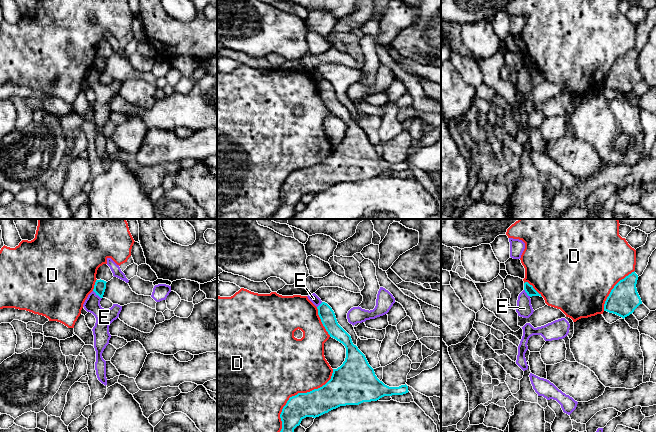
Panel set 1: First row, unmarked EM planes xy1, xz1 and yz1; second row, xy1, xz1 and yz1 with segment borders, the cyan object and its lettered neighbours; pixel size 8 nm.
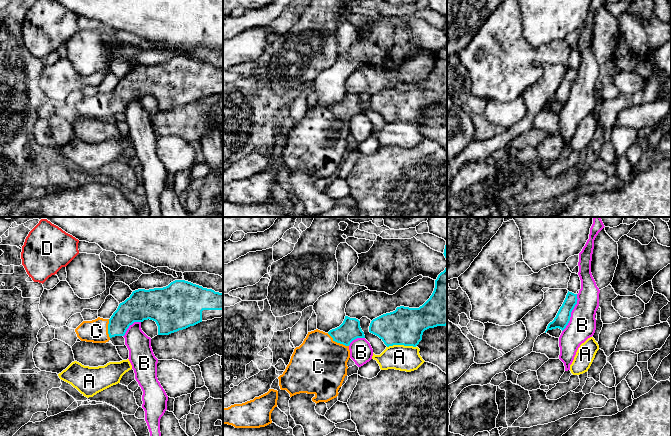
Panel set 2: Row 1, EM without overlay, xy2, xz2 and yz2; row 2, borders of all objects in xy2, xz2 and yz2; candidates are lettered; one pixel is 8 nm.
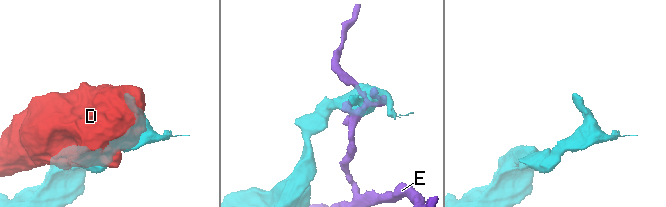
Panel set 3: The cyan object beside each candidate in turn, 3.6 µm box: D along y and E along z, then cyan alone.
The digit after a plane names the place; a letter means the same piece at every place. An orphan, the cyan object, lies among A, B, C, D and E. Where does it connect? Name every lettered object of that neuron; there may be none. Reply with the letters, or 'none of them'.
C

